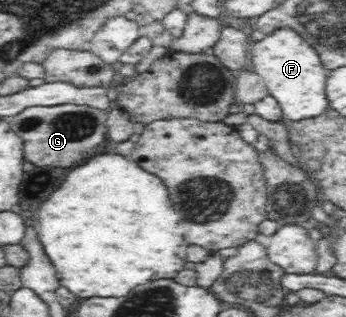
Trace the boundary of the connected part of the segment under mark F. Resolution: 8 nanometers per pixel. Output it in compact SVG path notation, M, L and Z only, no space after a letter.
M283 28L266 35L258 42L250 42L249 54L251 59L248 67L261 76L269 96L279 104L279 121L285 123L308 120L324 114L330 108L326 94L329 72L323 68L315 50L297 32L293 32L291 28Z

